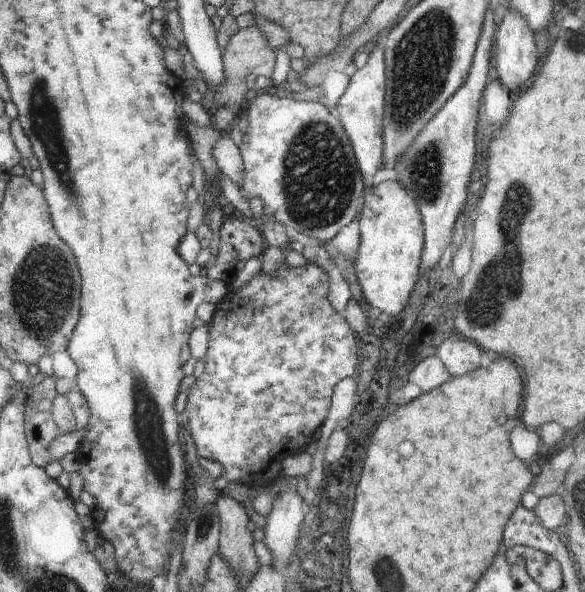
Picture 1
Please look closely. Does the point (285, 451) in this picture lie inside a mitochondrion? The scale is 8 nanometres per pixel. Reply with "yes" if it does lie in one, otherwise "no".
no

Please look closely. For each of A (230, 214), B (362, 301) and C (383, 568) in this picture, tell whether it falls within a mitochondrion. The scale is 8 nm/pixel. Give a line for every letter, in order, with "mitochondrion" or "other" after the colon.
A: other
B: other
C: mitochondrion

